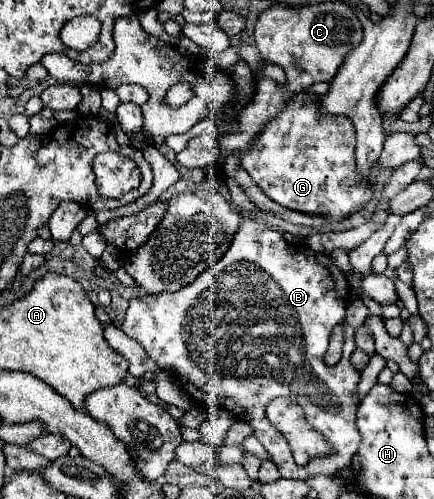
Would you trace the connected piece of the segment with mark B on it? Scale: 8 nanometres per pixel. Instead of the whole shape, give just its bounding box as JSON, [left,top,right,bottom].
[121,218,361,480]

